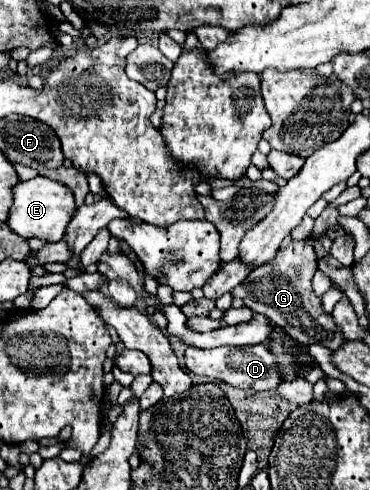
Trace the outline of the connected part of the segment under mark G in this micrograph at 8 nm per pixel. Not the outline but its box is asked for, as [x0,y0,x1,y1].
[232,239,344,349]

